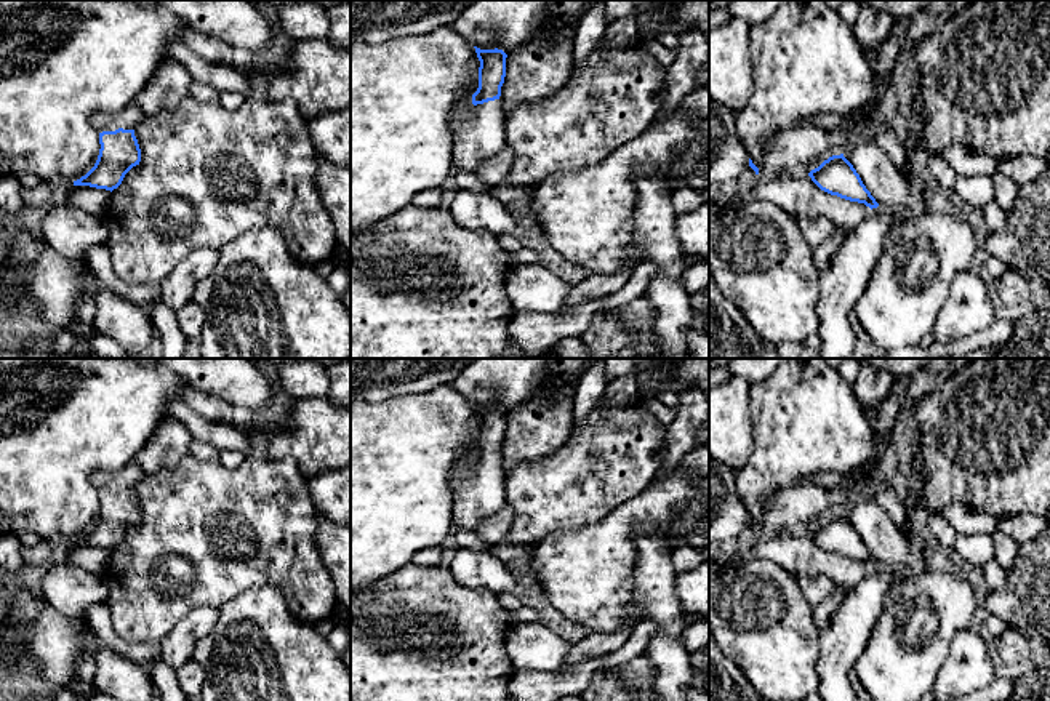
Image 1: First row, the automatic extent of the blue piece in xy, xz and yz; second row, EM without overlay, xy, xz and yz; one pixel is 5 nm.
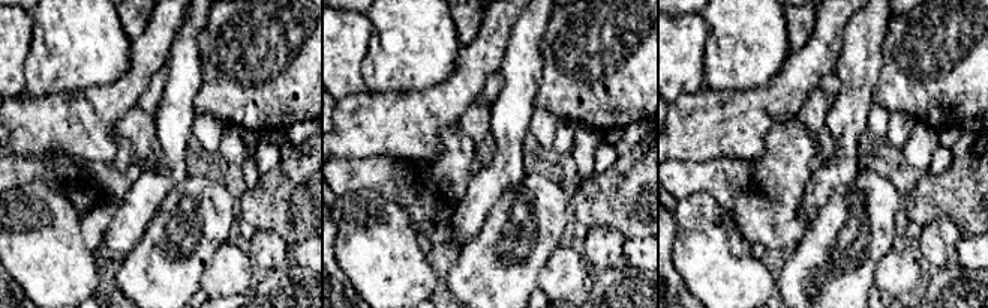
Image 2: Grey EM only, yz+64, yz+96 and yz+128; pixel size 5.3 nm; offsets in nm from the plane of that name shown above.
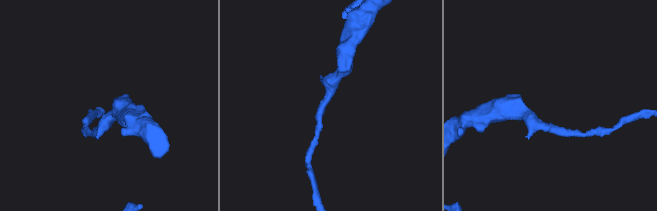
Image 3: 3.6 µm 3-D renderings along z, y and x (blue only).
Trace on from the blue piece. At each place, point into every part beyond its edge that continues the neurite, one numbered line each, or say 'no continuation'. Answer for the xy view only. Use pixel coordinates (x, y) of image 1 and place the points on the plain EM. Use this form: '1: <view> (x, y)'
1: xy (132, 474)

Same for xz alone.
1: xz (479, 488)

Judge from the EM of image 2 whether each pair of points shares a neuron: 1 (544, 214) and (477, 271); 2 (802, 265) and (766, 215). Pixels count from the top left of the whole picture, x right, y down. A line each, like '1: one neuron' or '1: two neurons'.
1: one neuron
2: two neurons

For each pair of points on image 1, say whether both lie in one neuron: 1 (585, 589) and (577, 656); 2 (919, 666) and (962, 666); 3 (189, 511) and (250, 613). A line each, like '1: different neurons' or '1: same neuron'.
1: different neurons
2: different neurons
3: different neurons

